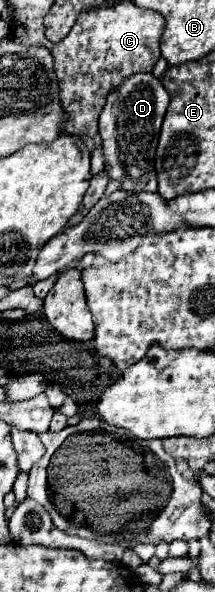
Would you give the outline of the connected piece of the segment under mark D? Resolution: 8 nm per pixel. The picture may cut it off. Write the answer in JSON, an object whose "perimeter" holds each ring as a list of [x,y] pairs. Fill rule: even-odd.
{"perimeter":[[[133,73],[107,95],[105,107],[99,115],[105,167],[109,177],[121,181],[121,187],[127,191],[157,191],[153,159],[167,105],[169,95],[153,73]]]}

